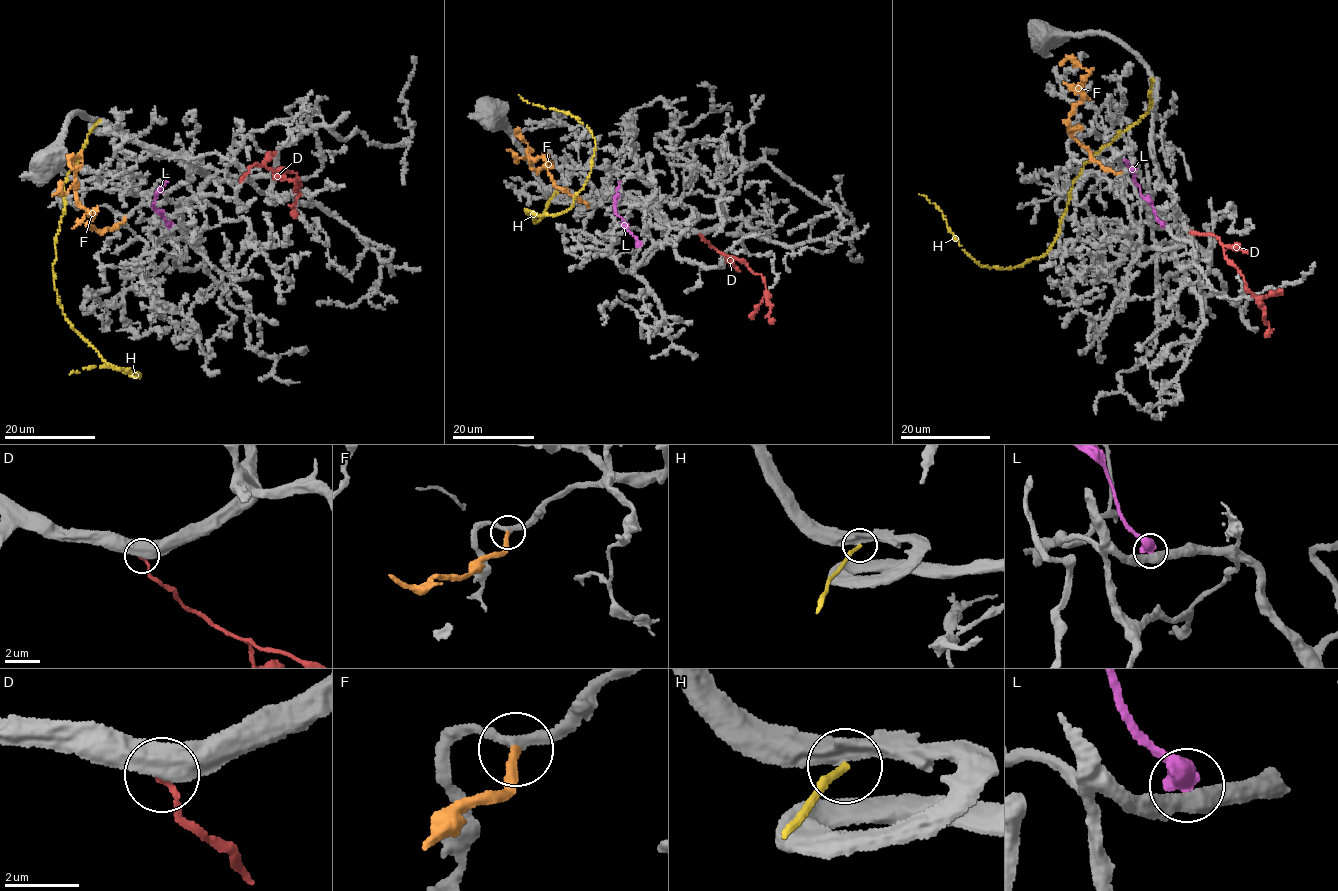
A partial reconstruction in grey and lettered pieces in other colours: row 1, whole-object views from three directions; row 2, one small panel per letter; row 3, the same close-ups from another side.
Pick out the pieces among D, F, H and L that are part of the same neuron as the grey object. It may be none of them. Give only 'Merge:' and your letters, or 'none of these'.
Merge: F

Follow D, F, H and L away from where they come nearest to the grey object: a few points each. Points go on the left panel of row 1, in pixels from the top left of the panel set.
D: (241, 181), (247, 169), (256, 164), (297, 174), (299, 191), (293, 206), (295, 217)
F: (124, 217), (100, 231), (89, 225), (90, 216), (75, 190), (80, 156), (69, 158), (72, 169)
H: (99, 120), (63, 186), (55, 287), (63, 315), (105, 363), (131, 376), (140, 375), (90, 366), (69, 374)
L: (168, 225), (162, 213), (152, 205), (157, 190), (168, 181)

